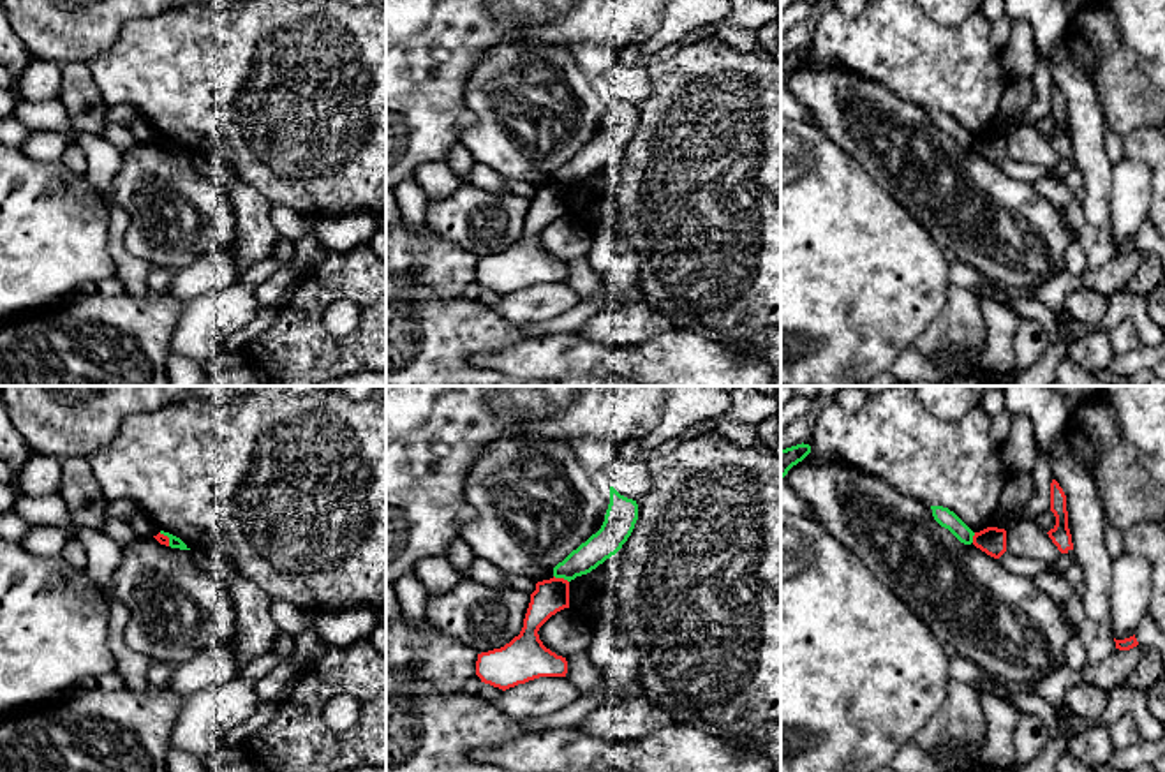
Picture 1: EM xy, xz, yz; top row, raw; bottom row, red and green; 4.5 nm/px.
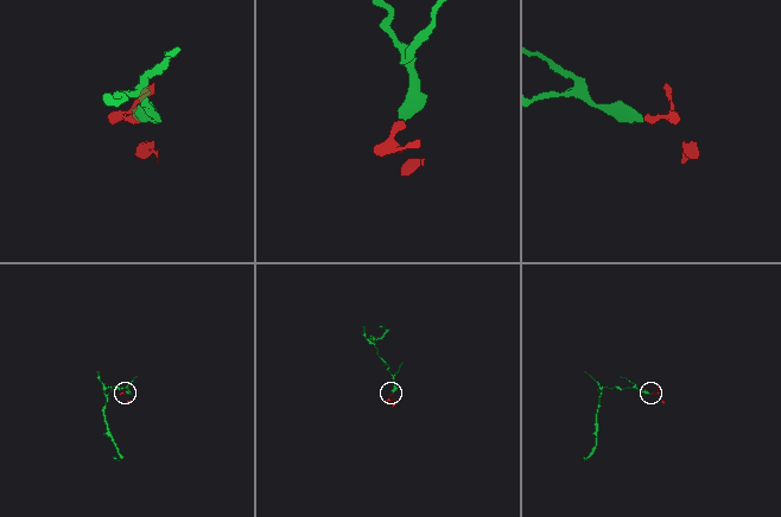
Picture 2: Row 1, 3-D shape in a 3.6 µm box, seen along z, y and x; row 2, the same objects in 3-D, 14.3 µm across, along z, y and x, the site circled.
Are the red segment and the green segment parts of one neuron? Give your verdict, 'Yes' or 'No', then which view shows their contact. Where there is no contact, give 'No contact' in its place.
No. Touches red in xz

